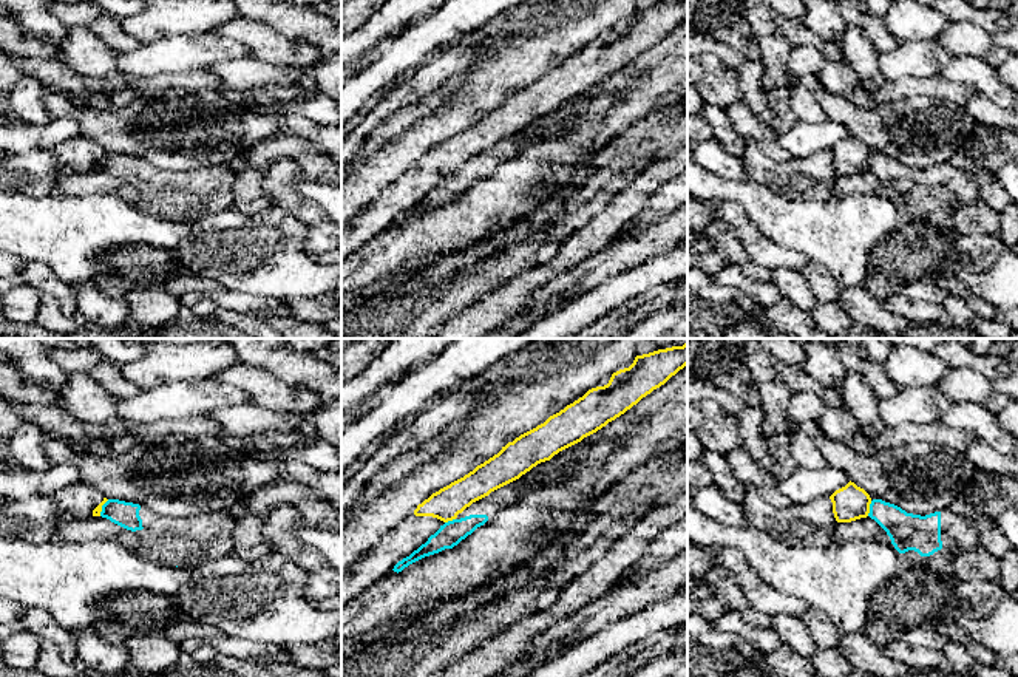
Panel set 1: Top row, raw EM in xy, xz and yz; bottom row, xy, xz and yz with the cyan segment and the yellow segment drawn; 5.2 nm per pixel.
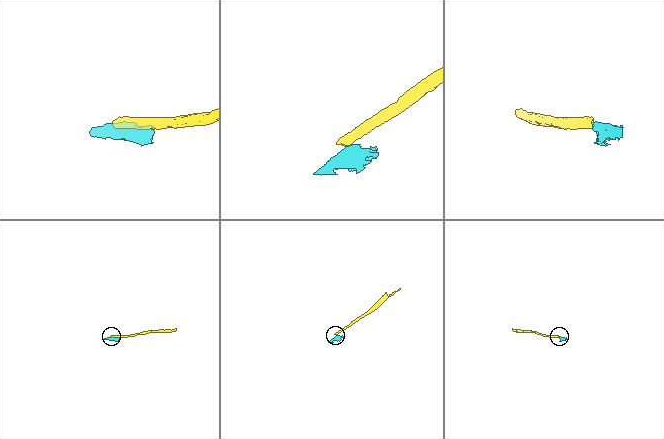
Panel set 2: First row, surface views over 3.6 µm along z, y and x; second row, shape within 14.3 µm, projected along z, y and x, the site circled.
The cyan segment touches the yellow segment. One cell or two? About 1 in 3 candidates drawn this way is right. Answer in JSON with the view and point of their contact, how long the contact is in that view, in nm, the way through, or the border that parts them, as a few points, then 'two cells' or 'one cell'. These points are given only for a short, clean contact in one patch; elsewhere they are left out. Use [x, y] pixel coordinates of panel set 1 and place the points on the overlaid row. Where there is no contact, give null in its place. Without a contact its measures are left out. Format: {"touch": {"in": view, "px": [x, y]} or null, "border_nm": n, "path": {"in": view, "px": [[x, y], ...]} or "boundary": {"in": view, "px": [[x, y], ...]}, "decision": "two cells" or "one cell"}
{"touch": {"in": "yz", "px": [870, 509]}, "border_nm": 80, "boundary": {"in": "yz", "px": [[872, 501], [867, 515]]}, "decision": "two cells"}

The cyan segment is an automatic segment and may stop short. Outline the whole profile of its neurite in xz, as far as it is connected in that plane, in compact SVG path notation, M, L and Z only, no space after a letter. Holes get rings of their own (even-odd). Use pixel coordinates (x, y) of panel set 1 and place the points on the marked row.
M687 365L596 433L473 502L456 519L440 526L425 544L399 561L392 570L399 573L425 556L453 549L477 527L491 522L504 507L517 502L528 490L572 476L581 468L585 456L584 445L604 437L613 441L615 448L593 484L592 492L596 499L646 461L687 444Z

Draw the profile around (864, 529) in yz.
M870 516L851 522L837 522L834 533L840 543L881 541L884 538L884 529Z

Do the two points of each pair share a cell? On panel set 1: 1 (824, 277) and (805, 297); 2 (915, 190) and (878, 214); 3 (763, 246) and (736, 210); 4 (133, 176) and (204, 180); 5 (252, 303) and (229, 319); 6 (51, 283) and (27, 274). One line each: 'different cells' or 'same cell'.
1: different cells
2: different cells
3: same cell
4: same cell
5: different cells
6: same cell

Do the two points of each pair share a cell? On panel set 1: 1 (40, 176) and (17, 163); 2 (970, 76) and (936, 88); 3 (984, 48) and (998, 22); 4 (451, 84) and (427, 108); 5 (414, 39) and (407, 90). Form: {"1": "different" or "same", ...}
{"1": "same", "2": "different", "3": "different", "4": "same", "5": "different"}

